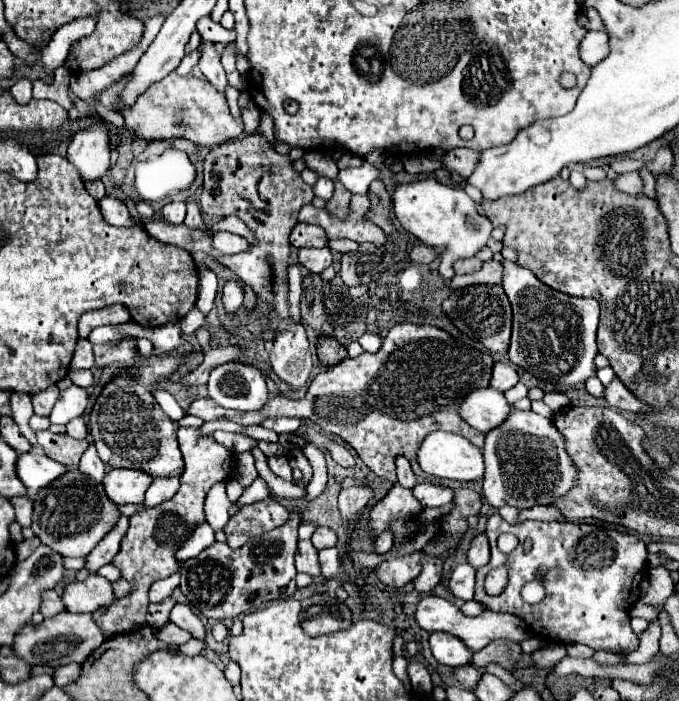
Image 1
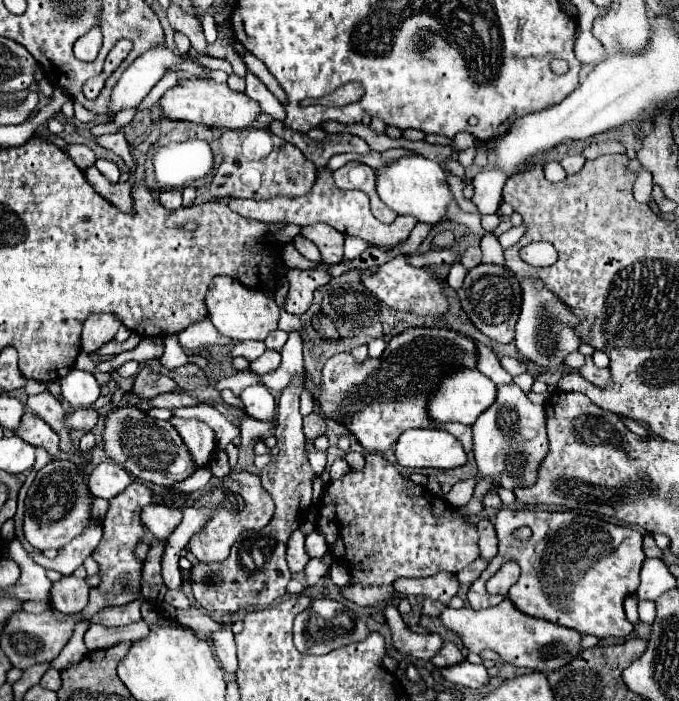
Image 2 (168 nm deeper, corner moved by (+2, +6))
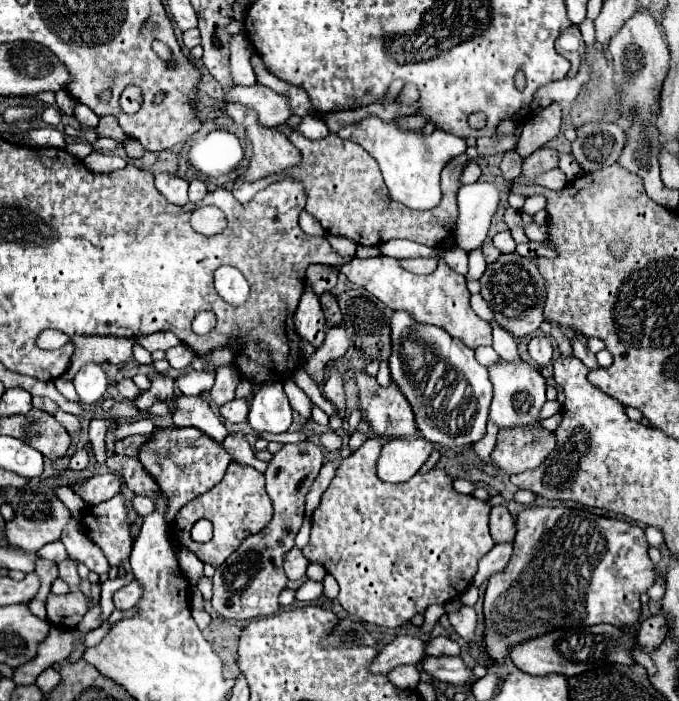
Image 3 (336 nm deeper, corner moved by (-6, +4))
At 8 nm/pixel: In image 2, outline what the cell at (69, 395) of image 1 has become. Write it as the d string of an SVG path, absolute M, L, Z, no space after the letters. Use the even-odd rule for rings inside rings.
M73 368L65 378L59 380L61 396L69 402L71 408L89 408L99 396L99 384L91 372Z

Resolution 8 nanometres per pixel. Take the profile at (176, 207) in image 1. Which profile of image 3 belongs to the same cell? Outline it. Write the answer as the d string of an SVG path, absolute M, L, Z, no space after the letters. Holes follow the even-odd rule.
M157 174L155 176L155 186L159 188L159 192L171 202L171 204L187 204L187 180L183 180L177 174Z

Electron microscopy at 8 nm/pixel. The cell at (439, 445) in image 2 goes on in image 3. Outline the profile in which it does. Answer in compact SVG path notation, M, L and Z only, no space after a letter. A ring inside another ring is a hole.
M393 438L377 458L377 476L383 482L407 482L427 462L433 444L425 438Z

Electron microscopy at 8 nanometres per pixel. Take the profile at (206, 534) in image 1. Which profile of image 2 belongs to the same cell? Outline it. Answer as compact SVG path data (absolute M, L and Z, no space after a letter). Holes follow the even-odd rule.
M157 504L157 506L147 506L141 512L141 518L145 518L147 530L157 538L157 540L167 540L177 526L183 520L183 510L169 506L169 504Z

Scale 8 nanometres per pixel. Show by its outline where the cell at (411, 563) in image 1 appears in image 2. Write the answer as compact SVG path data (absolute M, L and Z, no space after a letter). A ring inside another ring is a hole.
M367 454L365 462L367 464L361 472L349 470L347 476L325 488L317 516L317 528L325 530L331 552L343 560L349 570L353 564L353 576L349 584L341 588L345 598L359 606L381 606L385 600L395 596L393 582L397 578L425 578L439 570L455 574L479 558L477 528L459 516L457 508L431 494L425 486L417 486L403 478L381 454Z

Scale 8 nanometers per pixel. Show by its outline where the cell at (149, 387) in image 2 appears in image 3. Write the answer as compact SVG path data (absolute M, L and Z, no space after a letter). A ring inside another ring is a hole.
M121 378L121 380L115 384L115 388L117 388L117 390L121 392L121 396L123 396L123 398L127 398L129 402L131 402L139 392L141 392L141 390L133 384L133 380L131 380L131 378Z

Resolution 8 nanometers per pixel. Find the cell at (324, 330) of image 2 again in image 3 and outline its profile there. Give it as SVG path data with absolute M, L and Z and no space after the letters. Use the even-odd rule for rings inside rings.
M323 292L321 298L319 298L319 302L321 302L321 308L323 308L323 314L327 318L329 328L341 324L341 310L339 310L339 304L337 304L335 296L331 292Z

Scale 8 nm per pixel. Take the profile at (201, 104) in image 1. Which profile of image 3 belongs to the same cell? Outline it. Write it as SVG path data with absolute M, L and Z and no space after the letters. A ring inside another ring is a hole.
M255 84L255 86L235 86L229 90L229 94L225 94L225 102L239 102L247 108L257 110L259 122L265 126L281 126L285 124L291 116L293 110L289 106L289 98L283 94L273 92L267 86Z

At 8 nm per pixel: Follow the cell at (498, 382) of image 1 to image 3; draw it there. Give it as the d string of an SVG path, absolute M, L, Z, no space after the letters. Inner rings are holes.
M535 336L529 342L529 356L537 366L545 366L553 356L553 342L547 336Z

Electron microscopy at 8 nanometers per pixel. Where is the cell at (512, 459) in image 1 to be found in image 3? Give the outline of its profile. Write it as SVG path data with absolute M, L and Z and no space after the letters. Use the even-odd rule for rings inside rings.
M499 360L497 364L489 366L489 380L493 384L493 402L491 402L491 420L499 428L515 428L515 426L527 426L527 424L537 424L537 414L541 406L545 404L545 392L547 392L547 382L543 374L529 362L525 360Z

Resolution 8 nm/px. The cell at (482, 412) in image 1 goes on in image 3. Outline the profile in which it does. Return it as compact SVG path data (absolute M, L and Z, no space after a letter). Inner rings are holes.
M405 310L393 312L389 368L391 380L411 404L417 430L425 440L437 442L445 448L455 448L471 446L485 436L485 422L493 394L487 368L475 360L471 348L459 338L451 338L445 328L419 324ZM407 344L413 344L417 350L421 348L419 358L409 356Z

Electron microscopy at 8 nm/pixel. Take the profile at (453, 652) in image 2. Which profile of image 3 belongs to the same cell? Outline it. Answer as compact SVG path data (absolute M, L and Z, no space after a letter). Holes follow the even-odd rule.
M437 636L437 638L431 638L427 642L425 654L429 654L429 656L457 656L459 654L459 644L453 642L451 638Z

